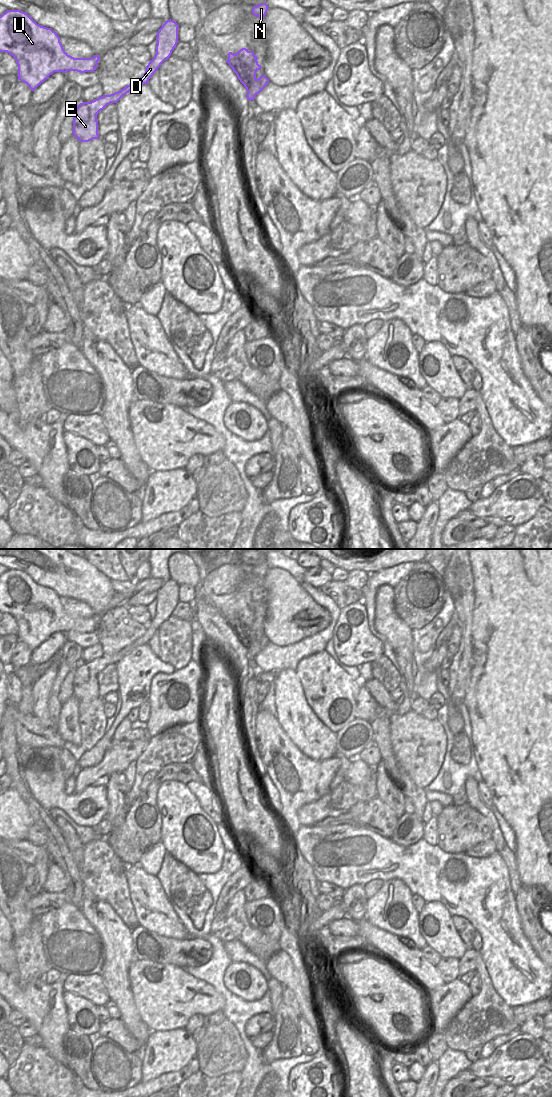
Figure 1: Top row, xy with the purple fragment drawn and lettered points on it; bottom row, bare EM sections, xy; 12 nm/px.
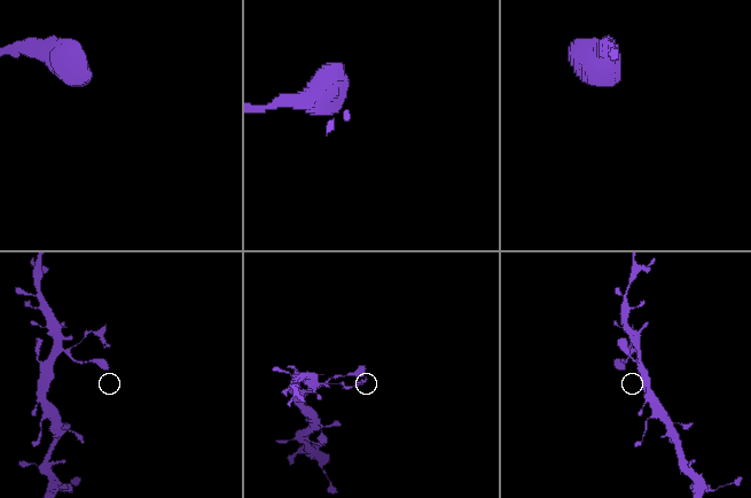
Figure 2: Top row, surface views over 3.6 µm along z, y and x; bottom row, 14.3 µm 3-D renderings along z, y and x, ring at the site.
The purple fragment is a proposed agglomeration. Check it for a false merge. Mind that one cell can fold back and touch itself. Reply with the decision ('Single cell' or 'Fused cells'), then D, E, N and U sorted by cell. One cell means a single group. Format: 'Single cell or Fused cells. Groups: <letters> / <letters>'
Fused cells. Groups: D N / E U.

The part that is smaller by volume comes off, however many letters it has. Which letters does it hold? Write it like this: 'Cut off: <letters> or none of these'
Cut off: D, N

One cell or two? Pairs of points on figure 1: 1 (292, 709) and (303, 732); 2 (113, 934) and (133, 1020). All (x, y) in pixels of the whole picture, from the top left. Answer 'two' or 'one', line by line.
1: one
2: one

